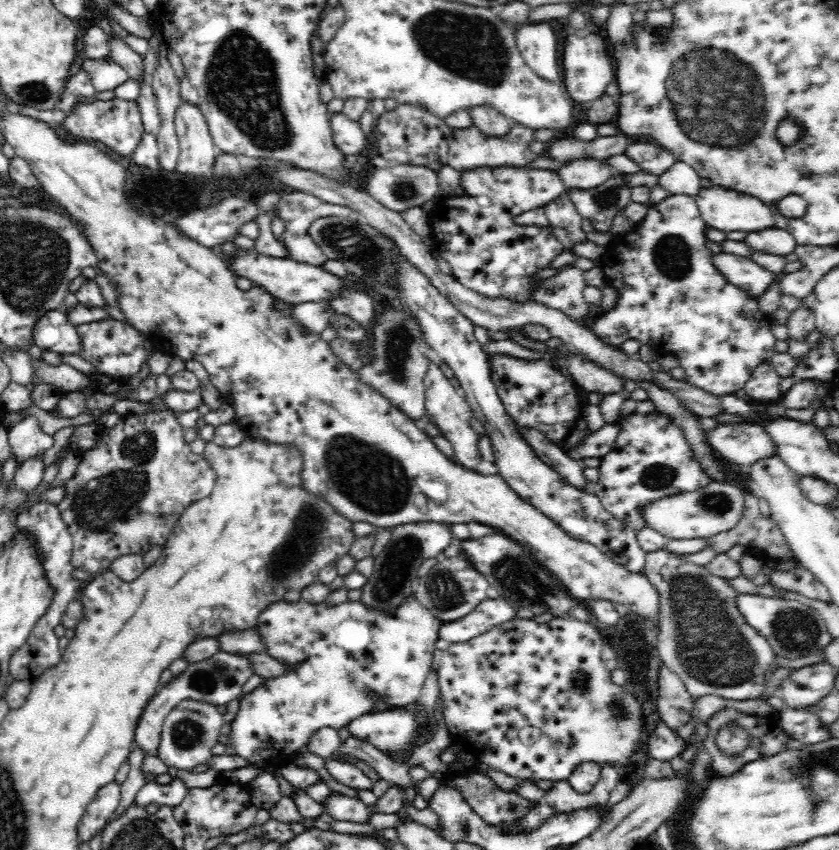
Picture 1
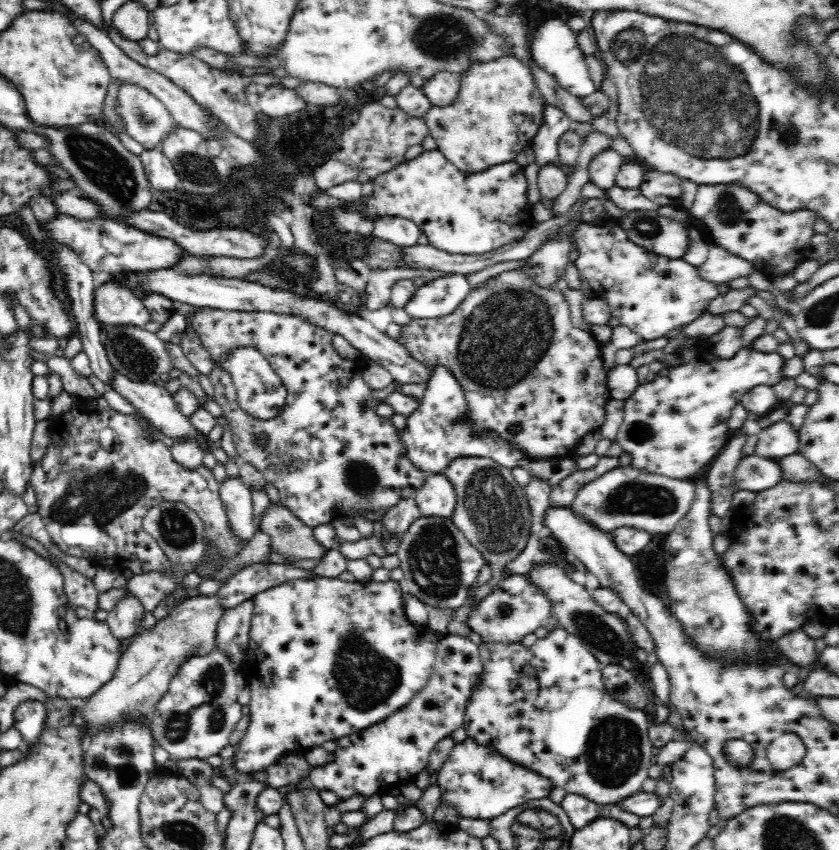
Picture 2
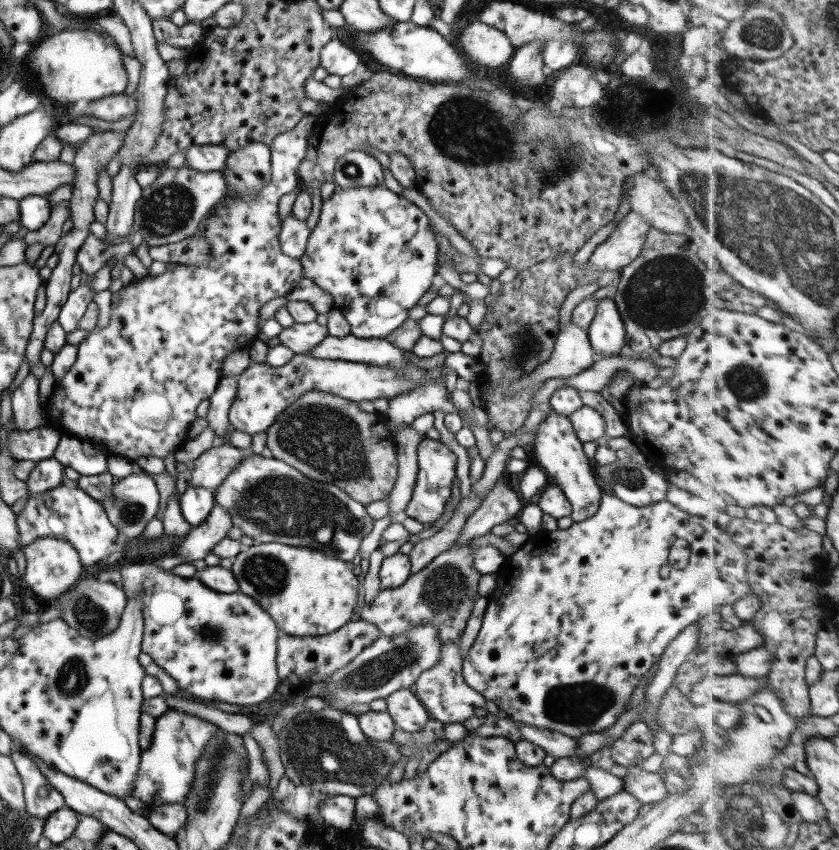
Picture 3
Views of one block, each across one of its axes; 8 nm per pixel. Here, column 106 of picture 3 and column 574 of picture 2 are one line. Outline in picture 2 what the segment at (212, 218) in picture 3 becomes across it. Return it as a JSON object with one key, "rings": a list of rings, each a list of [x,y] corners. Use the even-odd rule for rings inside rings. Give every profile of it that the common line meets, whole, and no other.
{"rings":[[[524,268],[502,272],[498,276],[491,277],[483,283],[479,288],[470,288],[471,292],[467,298],[452,310],[451,314],[444,316],[436,316],[436,318],[414,318],[406,325],[400,325],[400,335],[398,339],[394,339],[397,344],[404,346],[406,351],[420,361],[424,367],[432,369],[444,367],[452,372],[452,376],[456,382],[462,387],[465,397],[465,408],[467,412],[456,418],[458,425],[470,425],[470,431],[474,435],[480,433],[496,433],[498,437],[502,437],[502,441],[510,443],[520,449],[526,457],[532,460],[553,459],[554,457],[566,458],[575,455],[575,449],[584,436],[592,431],[599,430],[605,422],[606,405],[611,399],[606,398],[606,370],[602,360],[601,343],[598,342],[591,332],[585,332],[576,326],[573,326],[571,320],[570,306],[562,292],[558,288],[540,287],[536,283],[536,279],[526,273]],[[518,424],[520,426],[520,434],[517,436],[508,433],[508,426]]]}

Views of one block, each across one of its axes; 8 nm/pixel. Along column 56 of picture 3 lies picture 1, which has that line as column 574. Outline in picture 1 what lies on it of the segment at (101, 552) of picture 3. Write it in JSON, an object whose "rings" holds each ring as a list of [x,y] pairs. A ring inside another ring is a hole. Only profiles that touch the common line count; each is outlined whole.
{"rings":[[[406,259],[400,263],[398,282],[400,292],[397,297],[410,309],[412,315],[416,315],[424,341],[432,347],[434,358],[447,362],[452,368],[455,377],[460,381],[460,391],[472,408],[474,416],[484,423],[495,454],[497,474],[504,478],[520,498],[552,519],[572,538],[596,546],[608,559],[629,571],[639,573],[643,570],[646,553],[637,541],[637,530],[606,510],[598,495],[572,486],[558,471],[552,470],[518,433],[517,424],[506,413],[496,385],[490,379],[488,355],[480,349],[481,344],[475,338],[473,323],[439,294],[426,276]]]}

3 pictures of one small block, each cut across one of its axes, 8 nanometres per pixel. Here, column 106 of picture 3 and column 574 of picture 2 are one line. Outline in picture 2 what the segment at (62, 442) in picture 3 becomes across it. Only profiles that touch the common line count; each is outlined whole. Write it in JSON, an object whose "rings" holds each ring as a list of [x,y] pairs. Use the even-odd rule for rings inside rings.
{"rings":[[[444,367],[435,368],[432,376],[426,380],[424,397],[419,404],[419,410],[406,418],[406,426],[398,430],[398,443],[404,449],[404,457],[410,459],[410,463],[416,469],[433,474],[444,473],[445,468],[454,460],[460,457],[490,458],[499,465],[506,468],[521,466],[529,470],[533,476],[546,480],[552,485],[557,485],[568,475],[574,475],[574,457],[554,457],[553,459],[532,460],[514,445],[502,441],[496,433],[480,433],[474,435],[470,431],[470,425],[458,425],[456,418],[467,412],[465,408],[465,397],[462,387],[452,376],[452,372]]]}

